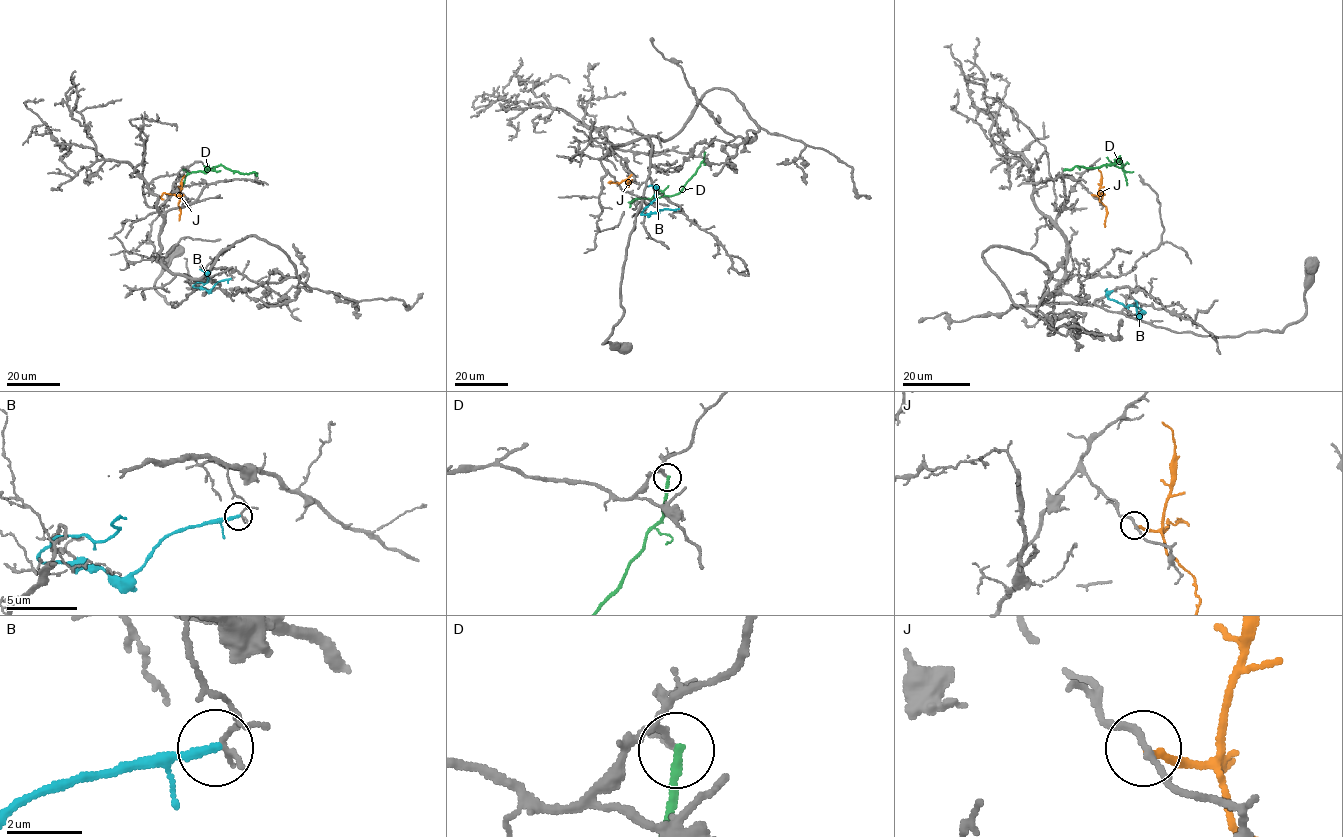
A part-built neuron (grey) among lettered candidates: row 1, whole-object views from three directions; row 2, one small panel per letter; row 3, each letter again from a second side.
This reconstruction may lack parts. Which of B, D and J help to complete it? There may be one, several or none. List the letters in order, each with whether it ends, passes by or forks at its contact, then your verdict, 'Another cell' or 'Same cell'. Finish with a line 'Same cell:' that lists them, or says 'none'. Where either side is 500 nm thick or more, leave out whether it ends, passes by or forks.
B: It ends there. Another cell
D: It ends there. Another cell
J: It ends there. Another cell
Same cell: none

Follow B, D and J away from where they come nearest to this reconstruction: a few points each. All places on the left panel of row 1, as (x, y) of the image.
B: (231, 279), (218, 281), (209, 290), (193, 287), (196, 283), (207, 281), (199, 269)
D: (256, 175), (233, 171), (222, 165), (213, 166), (188, 173), (180, 187)
J: (183, 194), (178, 205), (179, 220)

